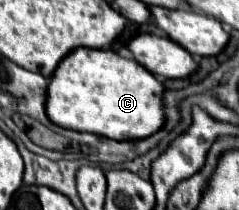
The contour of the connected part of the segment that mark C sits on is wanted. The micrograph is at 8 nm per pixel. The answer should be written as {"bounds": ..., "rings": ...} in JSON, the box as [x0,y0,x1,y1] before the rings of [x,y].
{"bounds":[45,47,165,141],"rings":[[[79,47],[51,75],[45,105],[49,121],[59,127],[117,141],[143,139],[155,133],[165,121],[161,93],[161,81],[137,61],[125,59],[112,49]]]}

